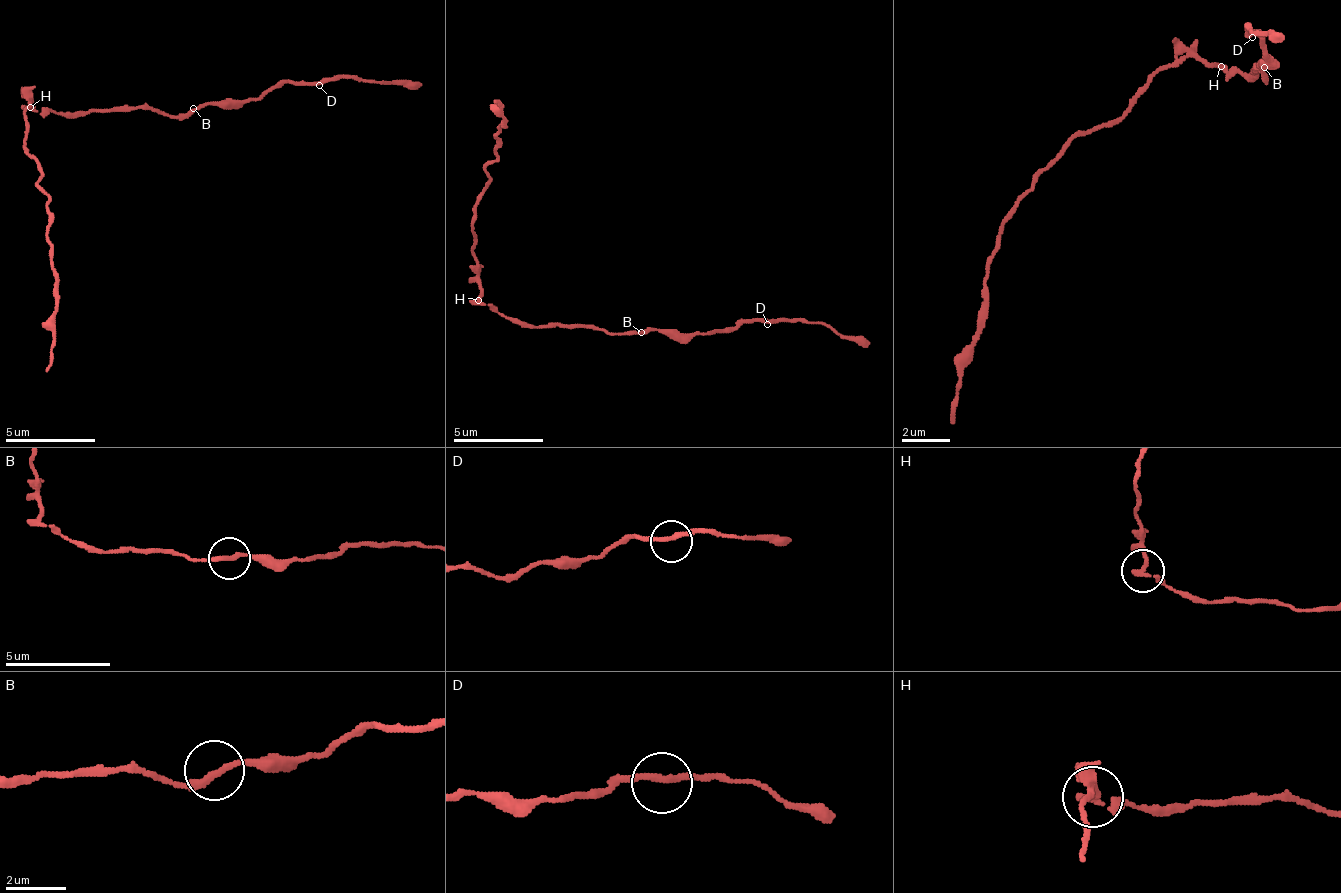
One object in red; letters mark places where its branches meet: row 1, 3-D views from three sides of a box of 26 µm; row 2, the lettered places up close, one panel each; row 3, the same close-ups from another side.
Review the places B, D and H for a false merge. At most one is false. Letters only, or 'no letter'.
H

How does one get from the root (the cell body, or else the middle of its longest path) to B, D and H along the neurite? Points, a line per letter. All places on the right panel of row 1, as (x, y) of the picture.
B: (1234, 74), (1252, 74), (1258, 67), (1264, 74), (1264, 80), (1264, 67)
D: (1234, 74), (1252, 74), (1258, 67), (1264, 80), (1258, 61), (1264, 43), (1246, 31), (1252, 37)
H: (1234, 74), (1228, 74), (1222, 67)

